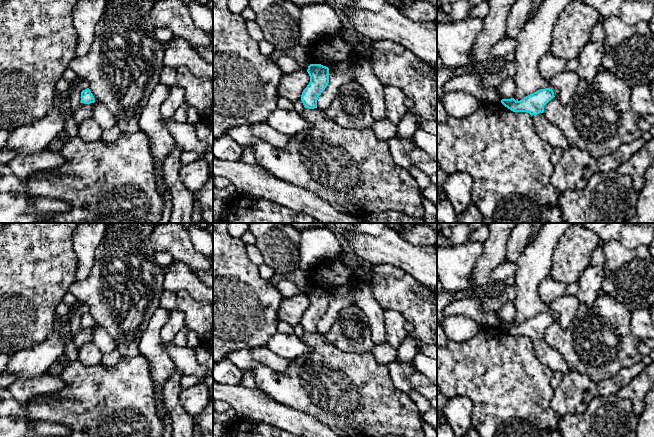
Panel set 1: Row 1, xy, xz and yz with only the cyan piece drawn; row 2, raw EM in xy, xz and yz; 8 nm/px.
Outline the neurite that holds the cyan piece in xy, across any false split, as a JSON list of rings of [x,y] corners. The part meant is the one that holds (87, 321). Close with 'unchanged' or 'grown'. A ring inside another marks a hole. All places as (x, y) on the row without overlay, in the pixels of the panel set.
[[[89,312],[81,316],[81,327],[90,328],[94,326],[95,326],[95,322]]]; unchanged

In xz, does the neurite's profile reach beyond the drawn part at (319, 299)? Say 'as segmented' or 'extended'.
as segmented

